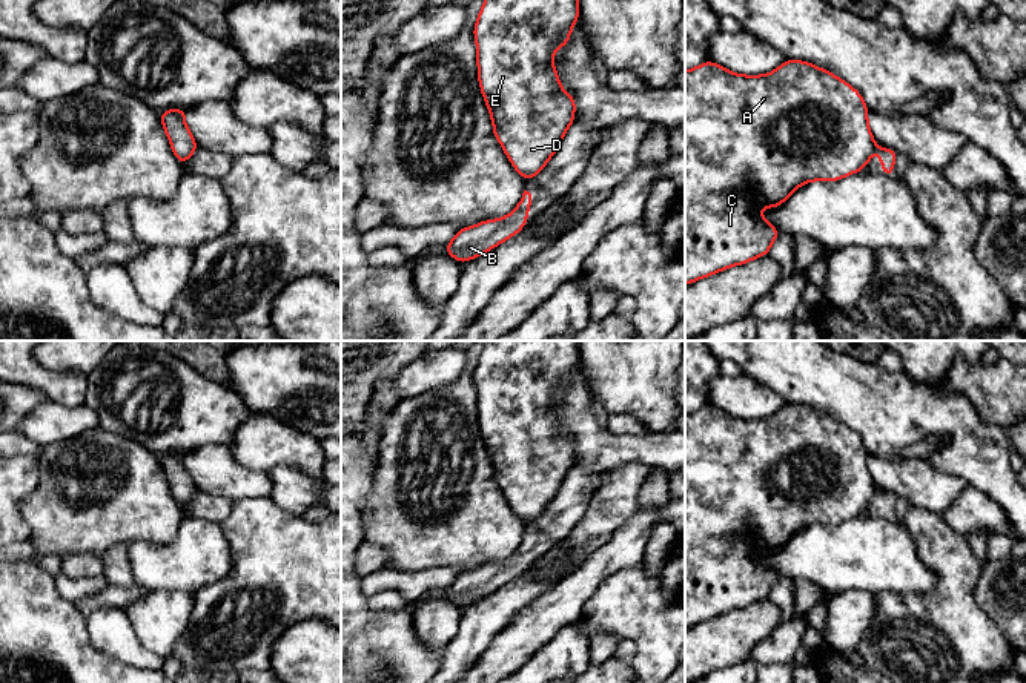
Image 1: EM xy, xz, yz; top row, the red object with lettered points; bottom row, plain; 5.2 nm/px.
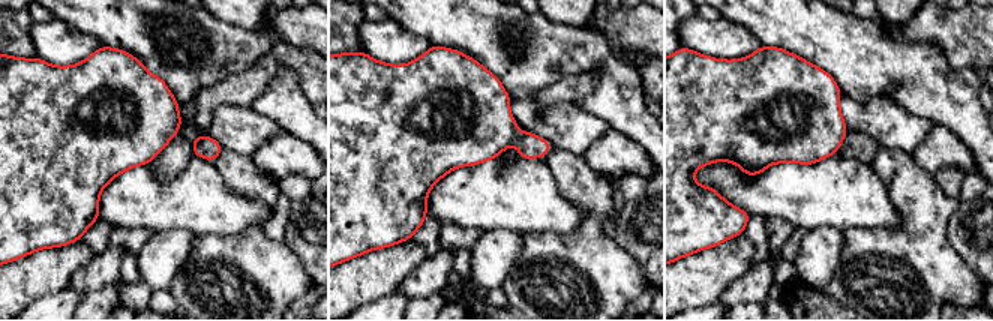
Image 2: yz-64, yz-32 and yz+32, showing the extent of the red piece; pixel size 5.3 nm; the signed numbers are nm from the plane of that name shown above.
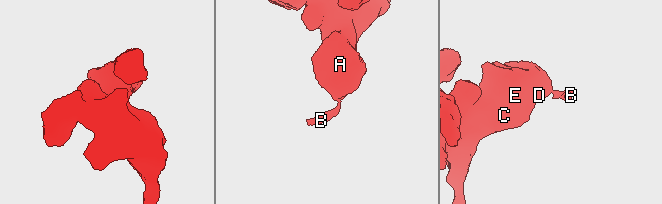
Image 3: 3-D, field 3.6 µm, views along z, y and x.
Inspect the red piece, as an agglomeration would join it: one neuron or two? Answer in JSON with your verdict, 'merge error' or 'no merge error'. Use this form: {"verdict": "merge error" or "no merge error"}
{"verdict": "merge error"}

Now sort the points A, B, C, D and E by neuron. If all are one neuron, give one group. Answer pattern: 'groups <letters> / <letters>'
groups A C D E / B

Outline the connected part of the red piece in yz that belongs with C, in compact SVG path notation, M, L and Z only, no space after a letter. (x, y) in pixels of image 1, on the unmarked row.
M785 404L777 413L765 419L740 419L714 405L705 405L685 414L685 629L733 609L742 609L768 599L780 576L760 557L760 551L777 551L788 540L809 525L839 525L866 511L877 488L868 470L868 451L860 436L843 422L802 404Z

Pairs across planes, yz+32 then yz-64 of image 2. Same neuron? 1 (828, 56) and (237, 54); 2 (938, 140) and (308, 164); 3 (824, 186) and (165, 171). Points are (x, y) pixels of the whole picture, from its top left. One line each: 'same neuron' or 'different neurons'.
1: same neuron
2: same neuron
3: different neurons

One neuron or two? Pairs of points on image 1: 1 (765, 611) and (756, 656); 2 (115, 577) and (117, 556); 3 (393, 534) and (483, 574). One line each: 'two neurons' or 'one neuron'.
1: two neurons
2: one neuron
3: two neurons

